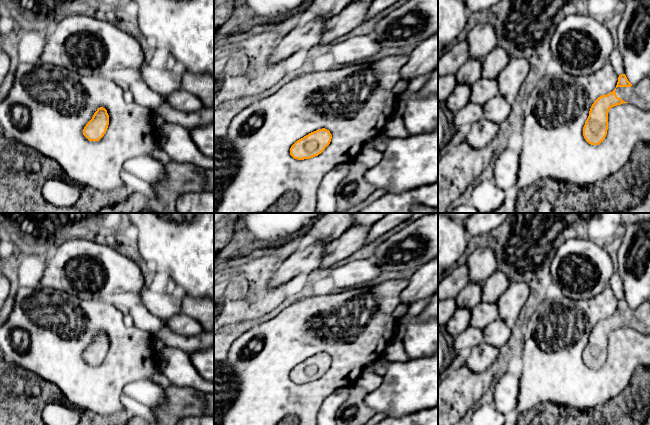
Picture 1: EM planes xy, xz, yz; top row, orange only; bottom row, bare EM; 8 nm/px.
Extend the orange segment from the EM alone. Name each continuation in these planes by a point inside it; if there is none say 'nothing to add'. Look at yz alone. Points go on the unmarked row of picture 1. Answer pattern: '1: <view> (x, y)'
1: yz (639, 318)

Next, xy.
nothing to add

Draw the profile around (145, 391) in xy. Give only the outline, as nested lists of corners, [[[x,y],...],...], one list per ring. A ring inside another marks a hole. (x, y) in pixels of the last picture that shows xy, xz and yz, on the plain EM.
[[[150,379],[130,381],[123,388],[122,394],[142,403],[151,410],[165,401],[164,388]]]

